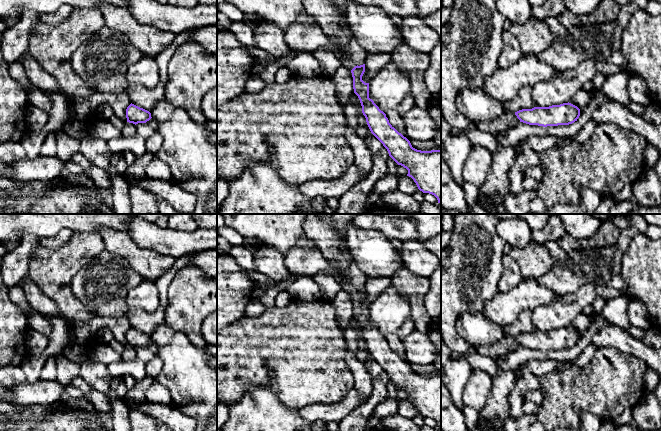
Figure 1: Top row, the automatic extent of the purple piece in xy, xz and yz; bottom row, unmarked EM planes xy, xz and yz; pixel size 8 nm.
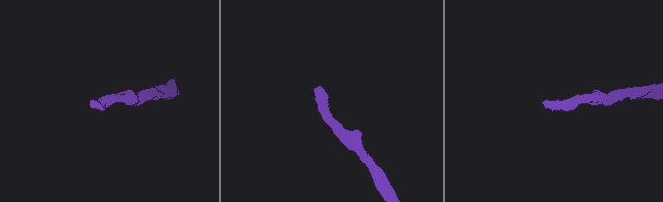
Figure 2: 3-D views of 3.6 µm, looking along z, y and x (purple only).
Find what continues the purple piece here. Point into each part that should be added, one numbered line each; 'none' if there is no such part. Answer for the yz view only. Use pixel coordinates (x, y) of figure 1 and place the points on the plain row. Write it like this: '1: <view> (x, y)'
1: yz (509, 343)

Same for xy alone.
1: xy (152, 347)

